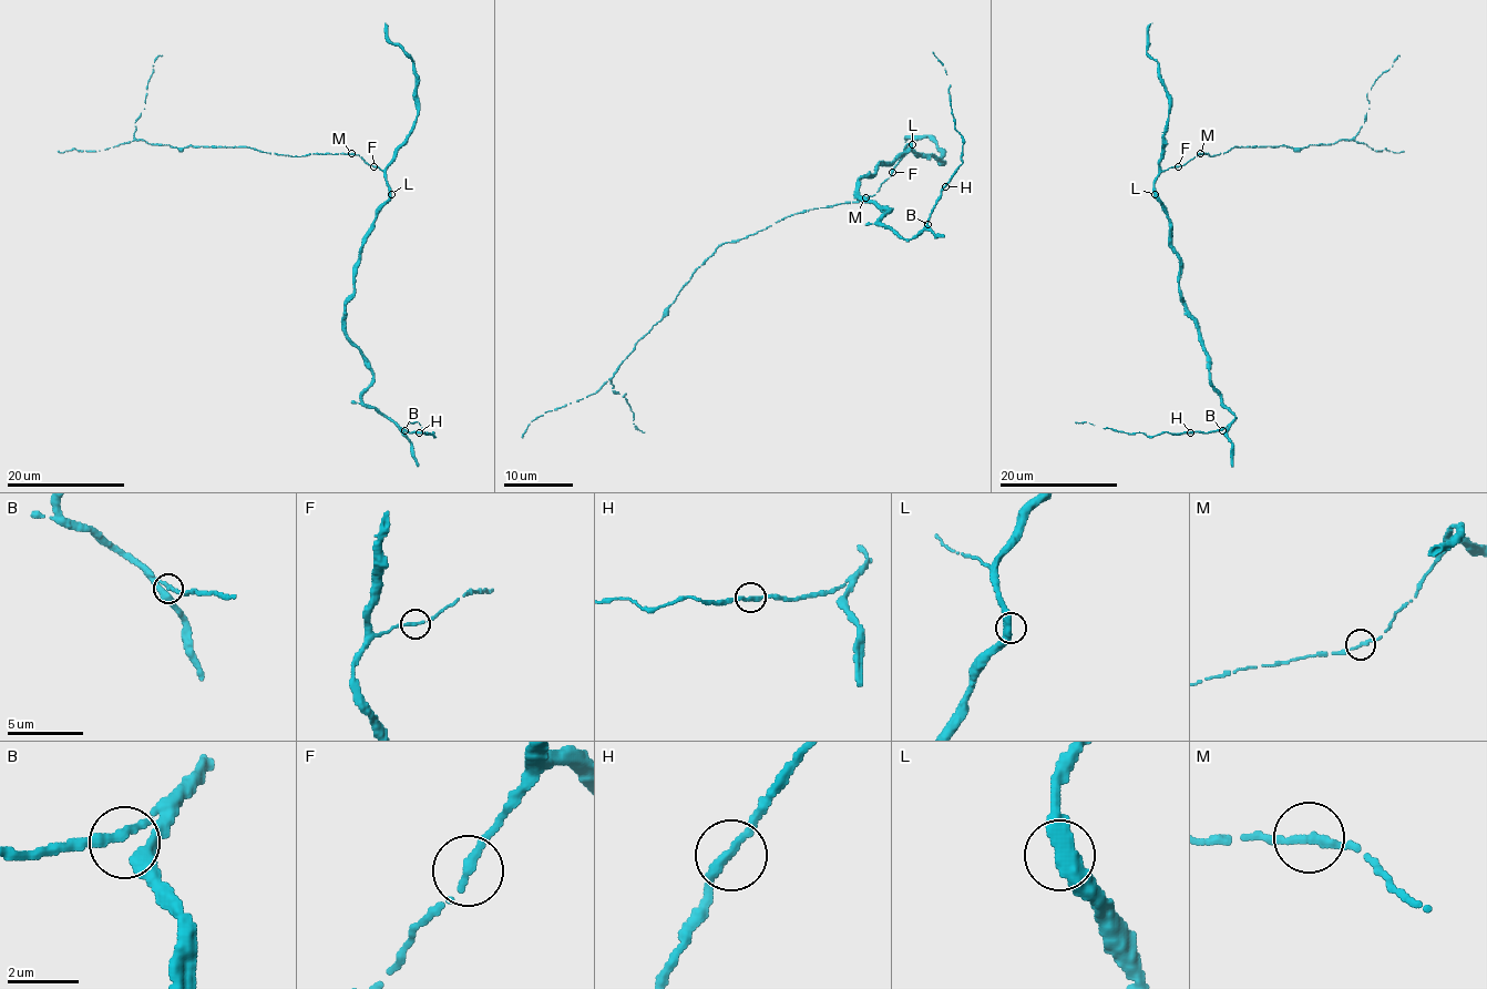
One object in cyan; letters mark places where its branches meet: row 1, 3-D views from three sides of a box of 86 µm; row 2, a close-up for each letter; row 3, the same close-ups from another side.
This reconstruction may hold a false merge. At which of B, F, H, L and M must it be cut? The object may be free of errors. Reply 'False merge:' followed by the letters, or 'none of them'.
False merge: none of them

